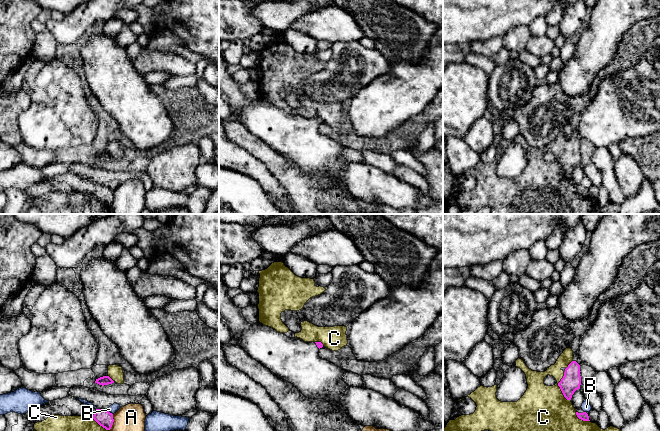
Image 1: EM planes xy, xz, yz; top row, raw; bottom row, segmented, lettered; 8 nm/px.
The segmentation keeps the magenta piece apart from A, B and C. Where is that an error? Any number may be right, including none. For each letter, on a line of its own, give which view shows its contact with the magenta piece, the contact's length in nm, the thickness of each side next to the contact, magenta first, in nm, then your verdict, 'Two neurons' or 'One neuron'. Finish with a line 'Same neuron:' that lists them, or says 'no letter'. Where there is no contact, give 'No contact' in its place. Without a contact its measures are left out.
A: Touches magenta in xy. Shared border 140 nm. Thickness 140 nm (magenta) against 260 nm. Two neurons
B: Touches magenta in xy. Shared border 70 nm. Thickness 140 nm (magenta) against 70 nm. Two neurons
C: Touches magenta in yz. Shared border 240 nm. Thickness 160 nm (magenta) against 420 nm. Two neurons
Same neuron: no letter

